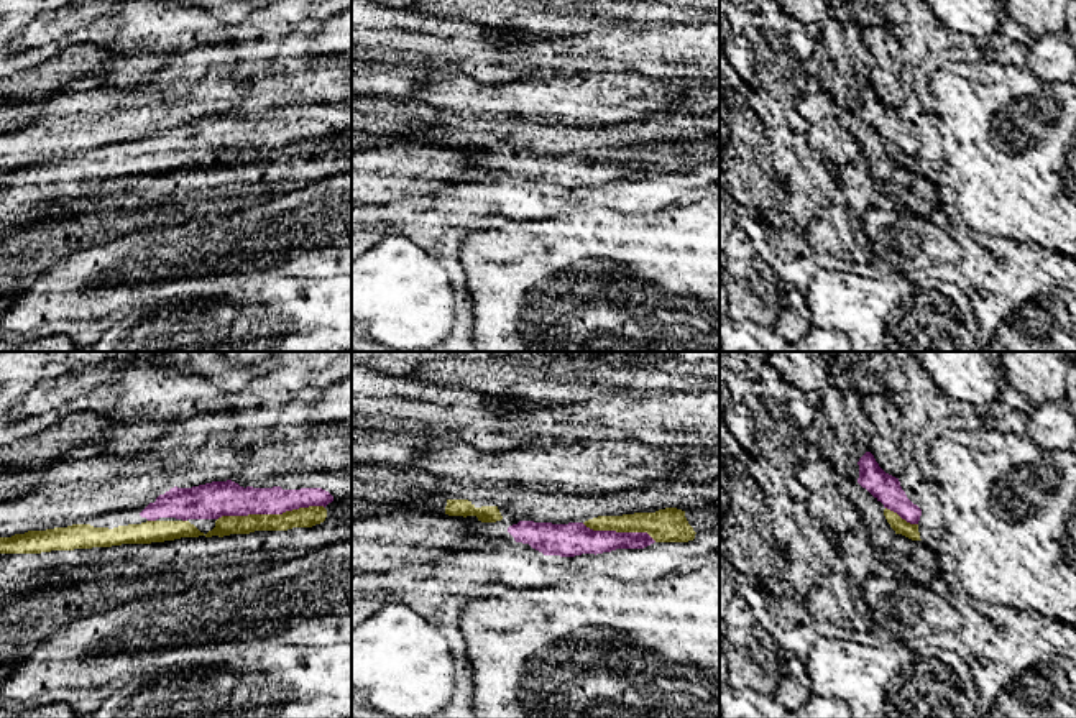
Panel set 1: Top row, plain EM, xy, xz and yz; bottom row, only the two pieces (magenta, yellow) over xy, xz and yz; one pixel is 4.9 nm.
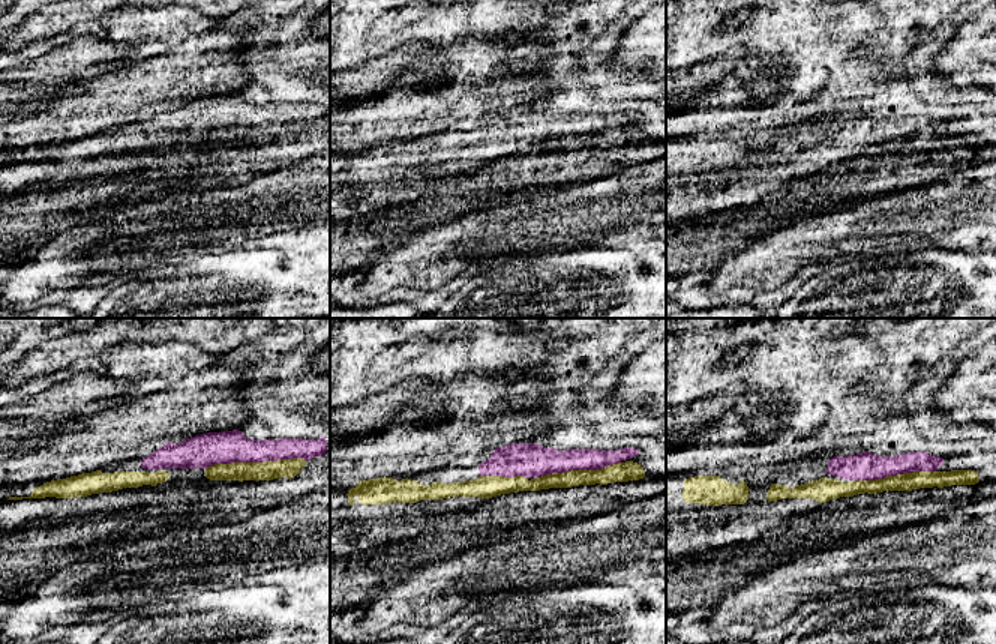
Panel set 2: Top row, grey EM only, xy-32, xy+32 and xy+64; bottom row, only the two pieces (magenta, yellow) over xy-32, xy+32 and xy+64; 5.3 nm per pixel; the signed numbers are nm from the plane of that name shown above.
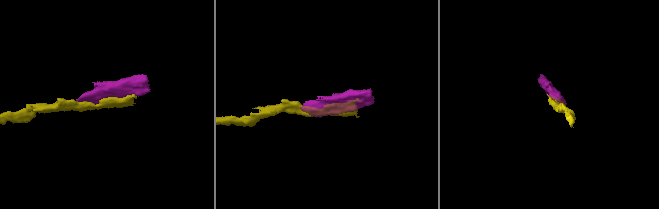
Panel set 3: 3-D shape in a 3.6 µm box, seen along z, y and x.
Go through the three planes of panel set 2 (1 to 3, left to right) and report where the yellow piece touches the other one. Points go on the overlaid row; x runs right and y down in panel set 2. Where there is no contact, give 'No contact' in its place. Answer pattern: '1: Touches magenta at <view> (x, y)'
1: Touches magenta at xy-32 (255, 461)
2: Touches magenta at xy+32 (578, 469)
3: Touches magenta at xy+64 (894, 475)

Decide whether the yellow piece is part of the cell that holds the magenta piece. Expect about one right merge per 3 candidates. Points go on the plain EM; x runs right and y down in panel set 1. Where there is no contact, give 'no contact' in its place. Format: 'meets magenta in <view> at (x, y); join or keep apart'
meets magenta in xy at (270, 145); join

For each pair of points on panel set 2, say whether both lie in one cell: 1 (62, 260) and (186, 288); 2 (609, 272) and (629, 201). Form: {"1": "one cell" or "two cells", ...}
{"1": "two cells", "2": "two cells"}

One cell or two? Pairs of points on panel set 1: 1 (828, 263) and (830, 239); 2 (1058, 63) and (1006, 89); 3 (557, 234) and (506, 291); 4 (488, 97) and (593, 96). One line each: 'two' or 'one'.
1: one
2: two
3: one
4: one

